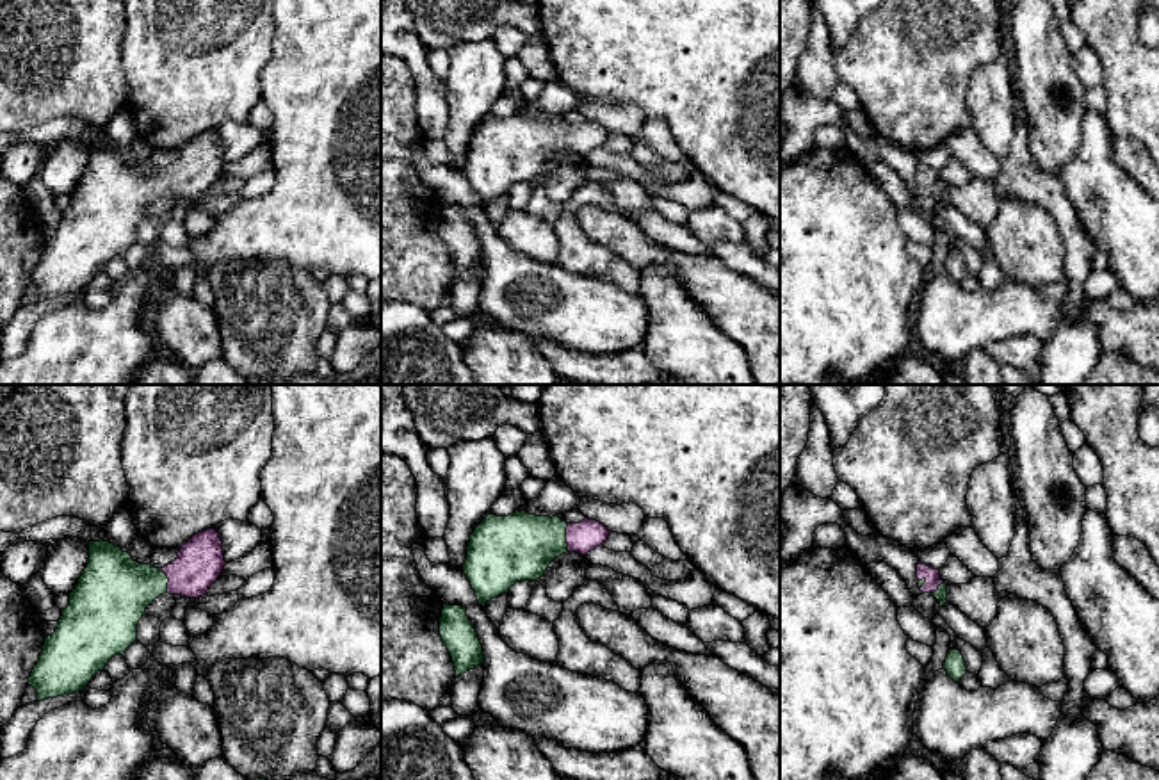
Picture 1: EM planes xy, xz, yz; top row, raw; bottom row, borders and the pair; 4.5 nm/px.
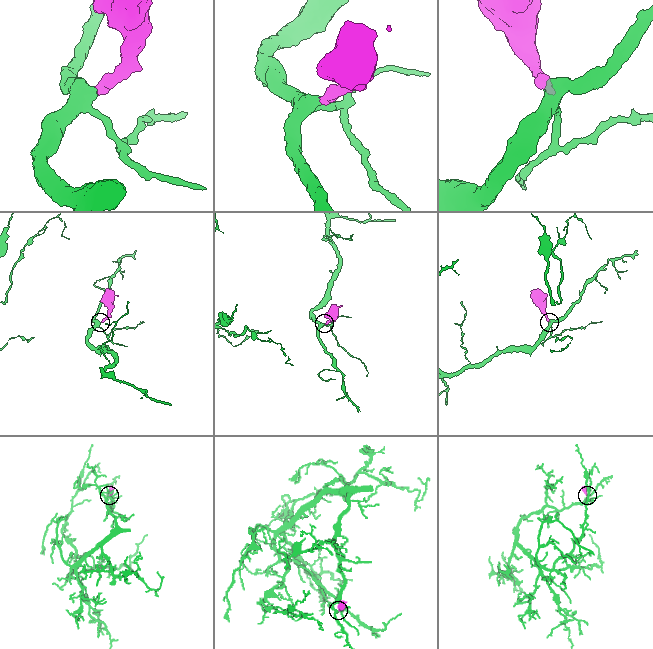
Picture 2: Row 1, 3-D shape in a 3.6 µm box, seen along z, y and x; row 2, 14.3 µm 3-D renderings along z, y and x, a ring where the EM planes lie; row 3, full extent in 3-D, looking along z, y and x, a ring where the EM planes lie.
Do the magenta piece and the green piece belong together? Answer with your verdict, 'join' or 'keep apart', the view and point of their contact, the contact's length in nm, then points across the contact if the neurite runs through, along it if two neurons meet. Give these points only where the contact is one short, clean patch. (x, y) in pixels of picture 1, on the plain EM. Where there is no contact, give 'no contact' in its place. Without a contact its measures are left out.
join | xz (567, 139) | 130 nm | across xz (588, 136), (567, 139), (542, 139), (518, 148)

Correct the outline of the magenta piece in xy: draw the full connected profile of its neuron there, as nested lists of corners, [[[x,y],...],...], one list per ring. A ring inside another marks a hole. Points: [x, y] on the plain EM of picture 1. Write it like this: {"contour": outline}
{"contour": [[[215,130],[201,132],[180,148],[171,166],[158,171],[134,162],[110,142],[89,142],[87,167],[69,194],[69,207],[62,210],[55,233],[45,239],[39,262],[28,278],[28,287],[37,292],[37,303],[82,292],[112,258],[123,256],[137,242],[137,224],[160,196],[203,198],[226,167],[221,148]]]}

